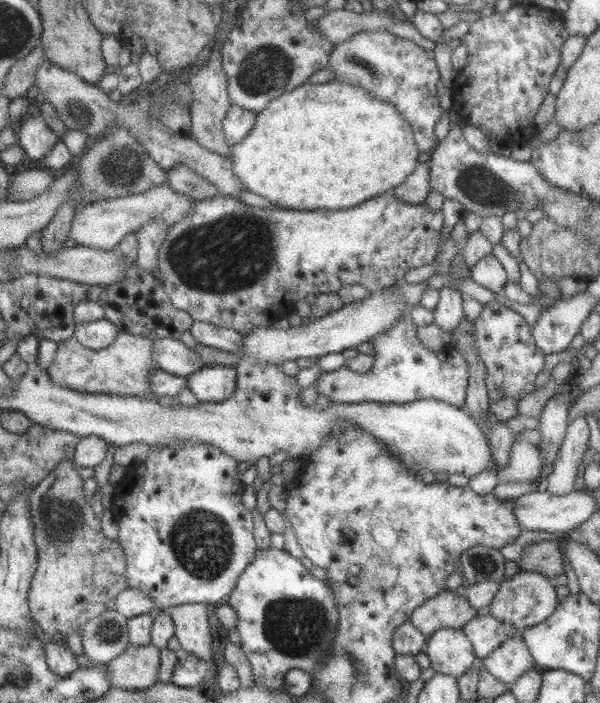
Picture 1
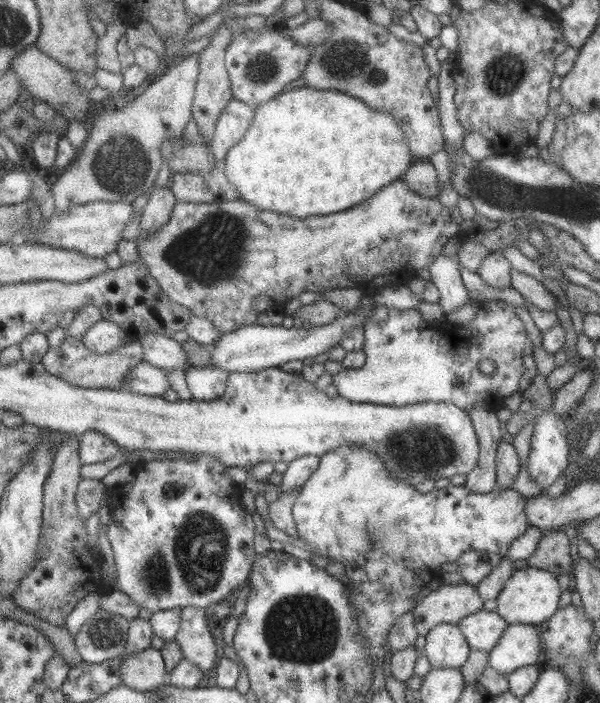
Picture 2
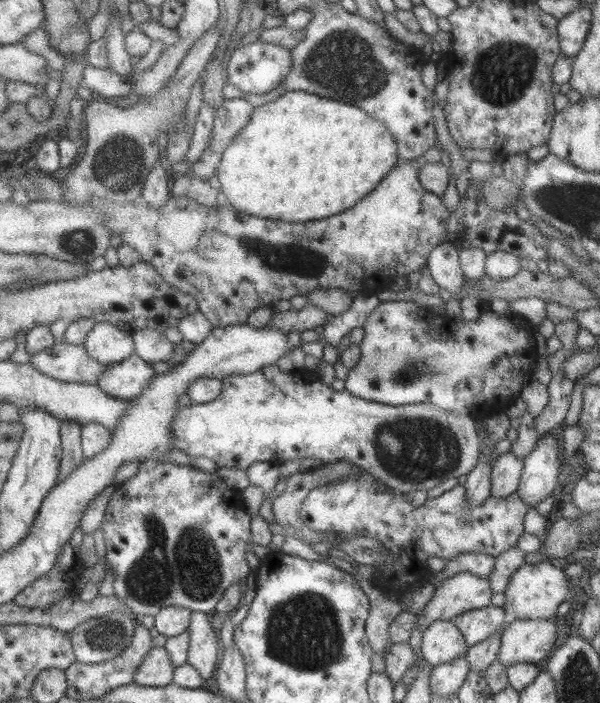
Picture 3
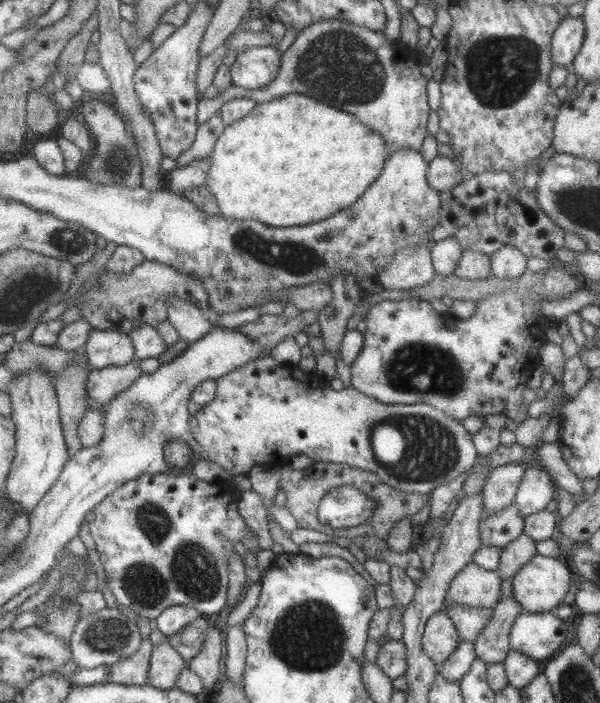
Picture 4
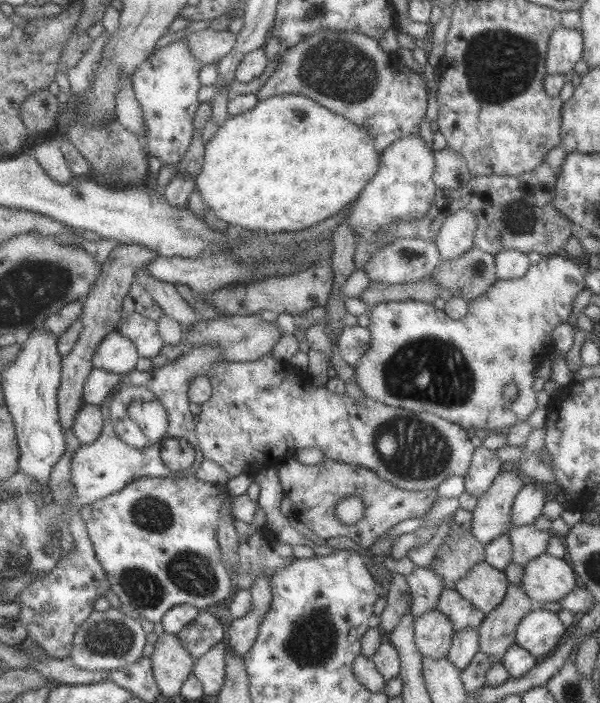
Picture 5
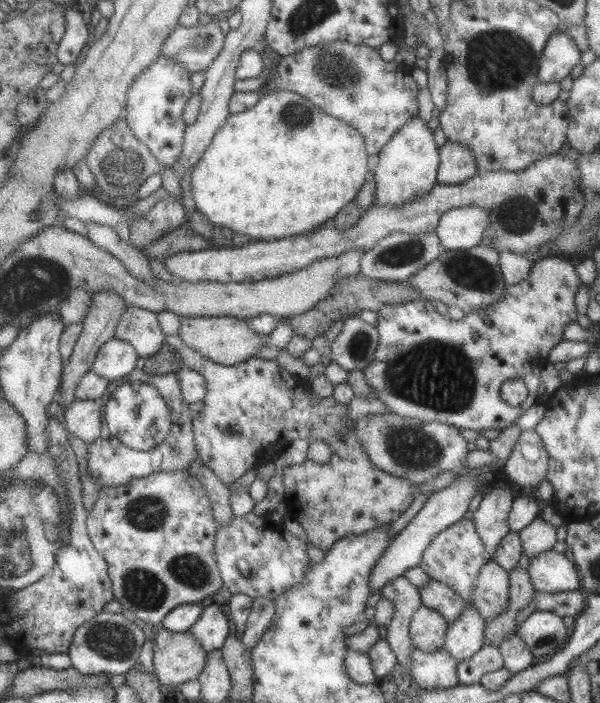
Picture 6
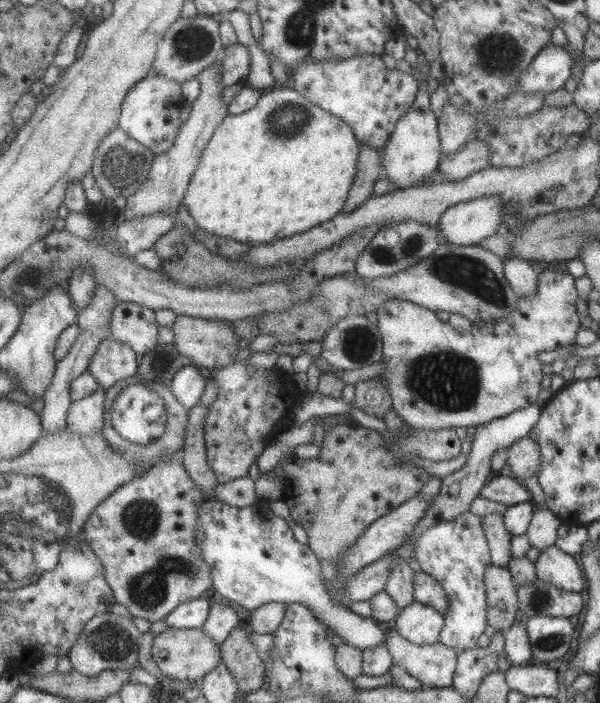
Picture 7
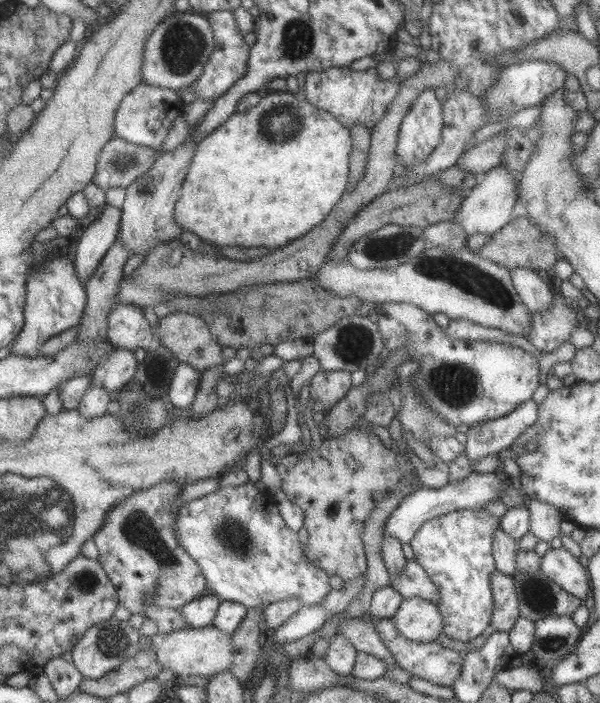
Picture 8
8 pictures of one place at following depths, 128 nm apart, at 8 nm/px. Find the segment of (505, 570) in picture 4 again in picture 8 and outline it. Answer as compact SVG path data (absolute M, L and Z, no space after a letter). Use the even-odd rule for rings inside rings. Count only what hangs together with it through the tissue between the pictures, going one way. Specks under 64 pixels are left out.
M527 498L526 506L530 511L530 531L538 540L552 542L560 534L560 524L565 520L560 509L548 502Z

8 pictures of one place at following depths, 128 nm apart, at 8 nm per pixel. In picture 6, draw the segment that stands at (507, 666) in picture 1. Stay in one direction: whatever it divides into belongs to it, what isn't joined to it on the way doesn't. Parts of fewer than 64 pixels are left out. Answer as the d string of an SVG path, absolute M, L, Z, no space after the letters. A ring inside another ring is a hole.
M530 610L528 618L516 628L516 635L524 640L532 655L538 659L562 651L569 643L568 630L562 617L547 611Z

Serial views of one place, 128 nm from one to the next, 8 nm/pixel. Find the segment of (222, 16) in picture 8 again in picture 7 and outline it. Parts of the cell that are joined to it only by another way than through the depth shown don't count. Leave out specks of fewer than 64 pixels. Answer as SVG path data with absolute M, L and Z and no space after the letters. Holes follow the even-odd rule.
M232 44L225 47L224 68L220 73L223 86L231 87L237 83L245 82L250 72L251 56L248 47L243 44Z

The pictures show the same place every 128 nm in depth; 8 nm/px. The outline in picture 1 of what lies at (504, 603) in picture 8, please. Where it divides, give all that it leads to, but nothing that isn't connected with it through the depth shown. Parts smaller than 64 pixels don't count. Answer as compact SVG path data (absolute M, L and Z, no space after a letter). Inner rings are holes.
M444 590L418 606L409 622L428 638L440 628L461 630L477 614L466 596L457 596L455 592Z

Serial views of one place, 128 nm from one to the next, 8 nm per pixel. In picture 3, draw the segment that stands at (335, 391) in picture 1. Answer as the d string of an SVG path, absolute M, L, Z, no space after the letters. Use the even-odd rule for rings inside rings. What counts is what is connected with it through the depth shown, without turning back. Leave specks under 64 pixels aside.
M491 299L488 310L490 312L469 321L440 315L411 301L380 301L363 326L365 334L359 344L360 361L349 370L344 389L358 398L392 406L432 403L450 412L456 410L460 414L468 414L475 421L505 413L521 396L524 384L533 379L537 355L529 334L537 327L512 311L508 302L502 299Z

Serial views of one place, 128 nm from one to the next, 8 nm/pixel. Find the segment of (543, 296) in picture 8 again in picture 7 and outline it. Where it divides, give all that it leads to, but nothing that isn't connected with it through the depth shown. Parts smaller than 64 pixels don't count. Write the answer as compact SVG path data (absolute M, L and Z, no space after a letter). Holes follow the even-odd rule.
M508 258L504 264L505 277L512 290L522 298L538 294L538 266L522 258Z

